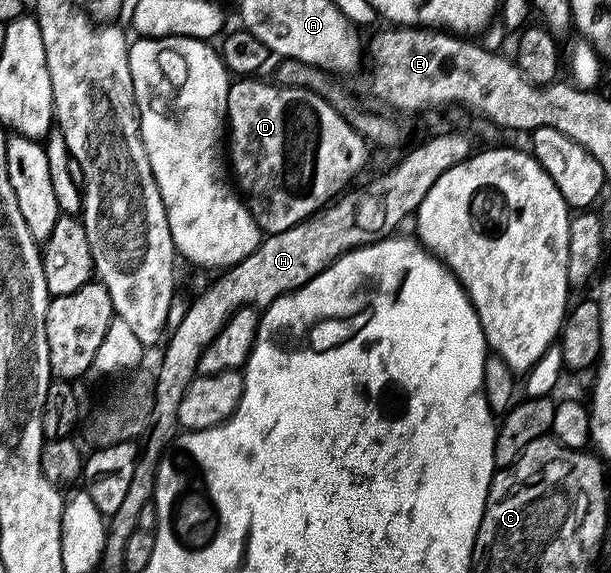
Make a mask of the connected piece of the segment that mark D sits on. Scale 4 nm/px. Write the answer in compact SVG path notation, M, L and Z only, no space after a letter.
M263 78L231 80L227 95L229 168L260 233L270 234L311 219L342 193L348 187L346 184L366 166L369 144L334 103L326 100L326 95L310 88L291 88L288 84L259 79Z

